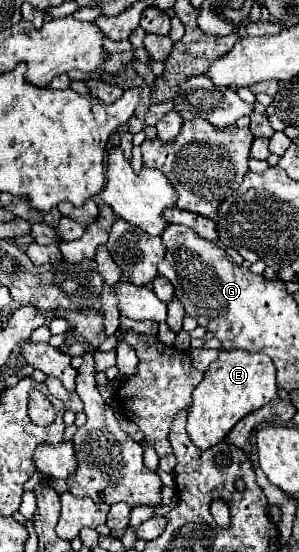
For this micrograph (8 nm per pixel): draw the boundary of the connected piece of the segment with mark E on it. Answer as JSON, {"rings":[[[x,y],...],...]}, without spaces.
{"rings":[[[222,349],[220,357],[210,363],[202,383],[192,393],[194,401],[188,413],[188,435],[200,449],[210,449],[220,443],[242,417],[270,403],[276,395],[276,369],[268,355],[248,353],[244,349]]]}

